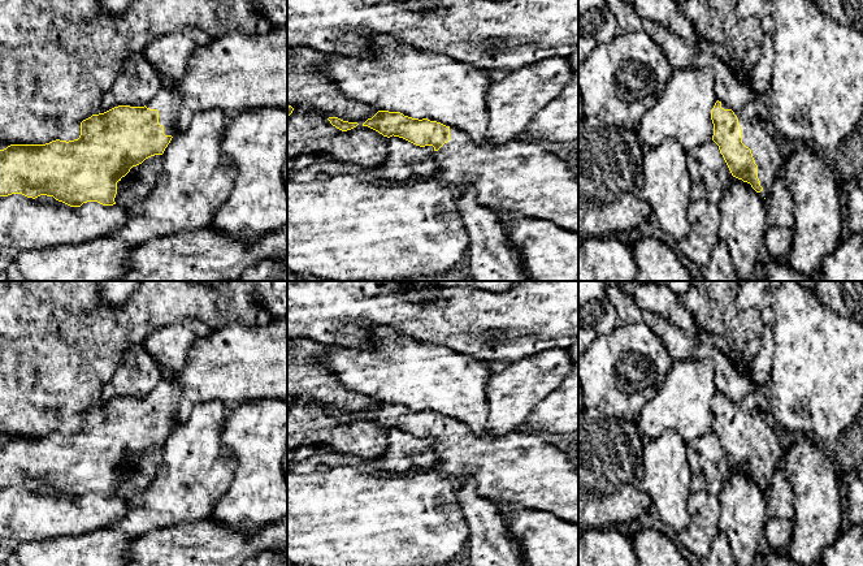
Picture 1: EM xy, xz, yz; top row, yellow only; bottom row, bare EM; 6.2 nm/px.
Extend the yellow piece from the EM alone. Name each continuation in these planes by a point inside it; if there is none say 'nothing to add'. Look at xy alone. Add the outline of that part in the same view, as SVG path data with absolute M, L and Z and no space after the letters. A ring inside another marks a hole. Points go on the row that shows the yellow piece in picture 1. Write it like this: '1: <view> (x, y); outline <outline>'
1: xy (167, 102); outline M164 85L146 107L159 111L159 124L164 126L164 134L173 137L177 133L177 115L179 105L179 94L172 85Z

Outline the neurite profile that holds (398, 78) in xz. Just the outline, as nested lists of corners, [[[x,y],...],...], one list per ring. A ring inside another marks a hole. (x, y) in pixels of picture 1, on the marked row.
[[[376,34],[372,43],[374,51],[368,57],[325,55],[325,75],[346,98],[377,111],[400,112],[412,118],[441,122],[467,133],[478,147],[491,147],[486,139],[486,94],[495,78],[490,72],[456,62],[446,55],[421,52],[398,43],[391,35]]]

